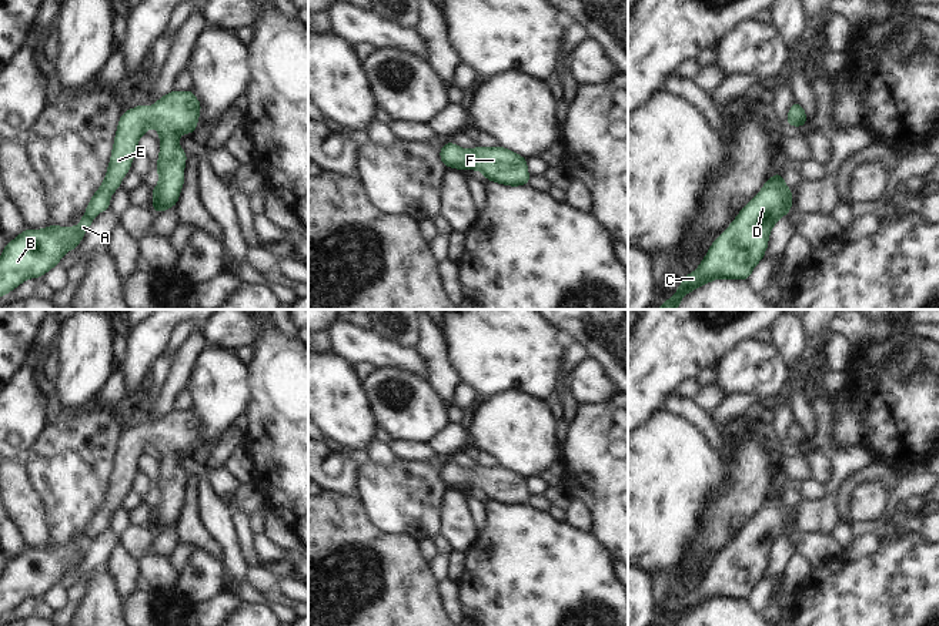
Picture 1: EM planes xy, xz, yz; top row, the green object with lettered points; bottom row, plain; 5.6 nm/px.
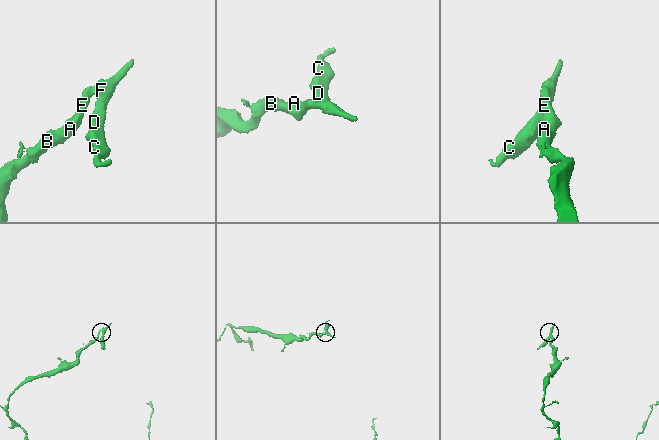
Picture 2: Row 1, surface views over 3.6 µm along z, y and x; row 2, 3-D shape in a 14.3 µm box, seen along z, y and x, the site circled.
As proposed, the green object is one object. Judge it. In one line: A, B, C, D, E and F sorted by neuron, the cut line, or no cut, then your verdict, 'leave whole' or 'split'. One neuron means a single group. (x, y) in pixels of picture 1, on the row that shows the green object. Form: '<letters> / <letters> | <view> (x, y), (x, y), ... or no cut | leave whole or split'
A B C D E F | no cut | leave whole

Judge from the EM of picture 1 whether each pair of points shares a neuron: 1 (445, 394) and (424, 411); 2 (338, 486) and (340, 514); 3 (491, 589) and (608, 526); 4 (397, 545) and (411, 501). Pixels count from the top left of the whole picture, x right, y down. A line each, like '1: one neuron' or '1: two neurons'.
1: two neurons
2: two neurons
3: two neurons
4: two neurons

